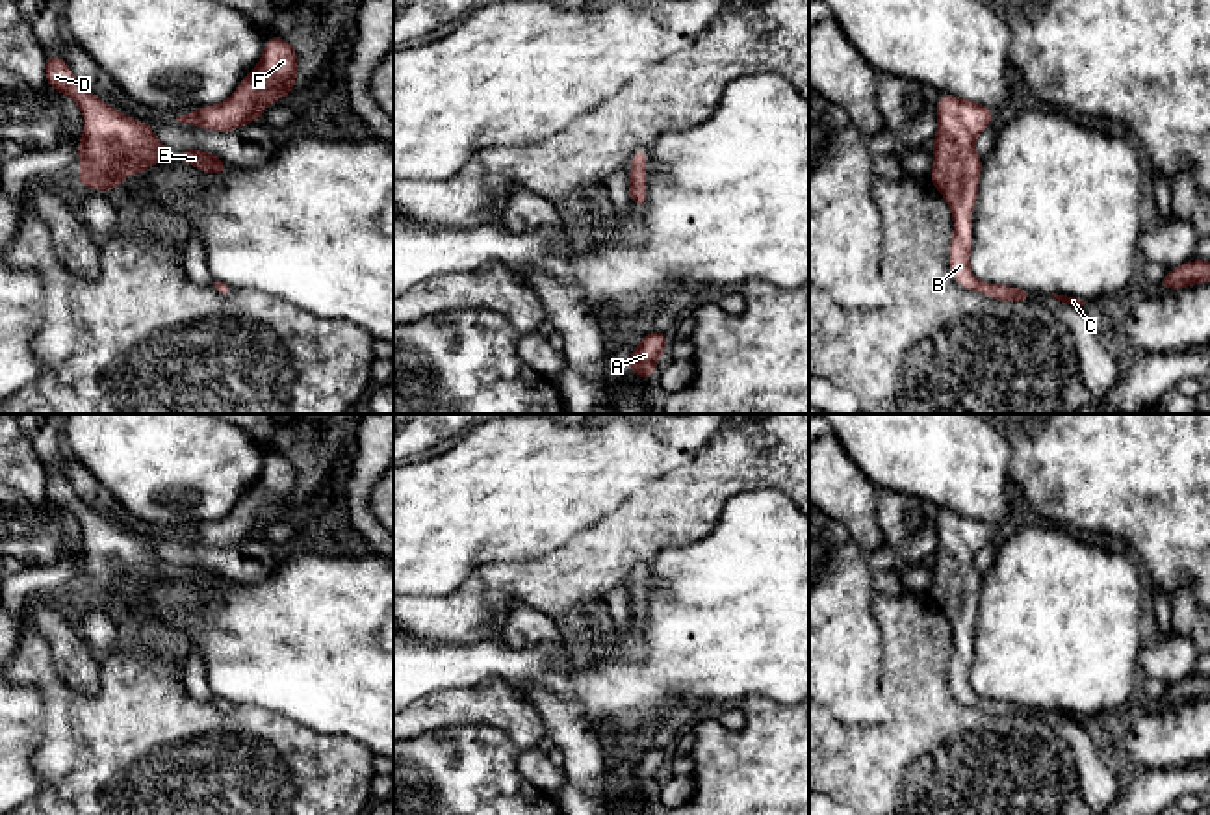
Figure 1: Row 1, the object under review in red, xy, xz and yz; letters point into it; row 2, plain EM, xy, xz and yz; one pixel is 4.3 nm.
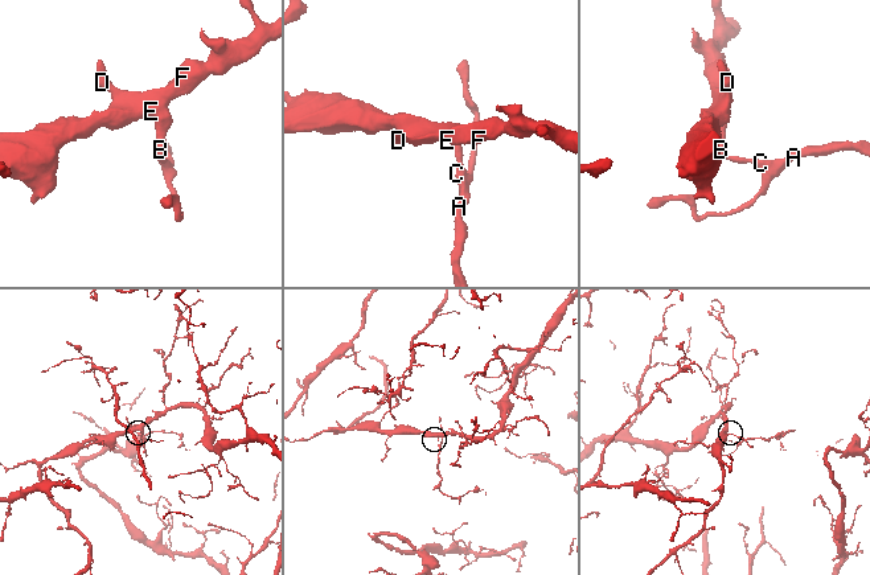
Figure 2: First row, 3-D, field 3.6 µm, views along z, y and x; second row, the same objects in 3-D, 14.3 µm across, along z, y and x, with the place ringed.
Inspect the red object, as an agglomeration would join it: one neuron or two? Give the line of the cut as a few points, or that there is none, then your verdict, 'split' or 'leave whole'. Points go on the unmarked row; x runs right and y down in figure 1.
no cut | leave whole

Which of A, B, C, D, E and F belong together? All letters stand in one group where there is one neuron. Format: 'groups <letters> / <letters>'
groups A B C D E F

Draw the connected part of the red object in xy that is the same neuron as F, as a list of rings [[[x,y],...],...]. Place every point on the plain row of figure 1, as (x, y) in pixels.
[[[280,451],[267,453],[260,479],[239,498],[228,516],[176,535],[193,544],[219,550],[256,538],[271,518],[291,511],[297,501],[297,477],[297,468],[290,457]]]

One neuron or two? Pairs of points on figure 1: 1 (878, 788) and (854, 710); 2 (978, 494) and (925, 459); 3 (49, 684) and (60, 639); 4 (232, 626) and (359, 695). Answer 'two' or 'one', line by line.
1: two
2: one
3: two
4: one

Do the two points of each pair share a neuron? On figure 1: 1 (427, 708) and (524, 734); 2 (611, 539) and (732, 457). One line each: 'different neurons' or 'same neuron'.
1: same neuron
2: same neuron

